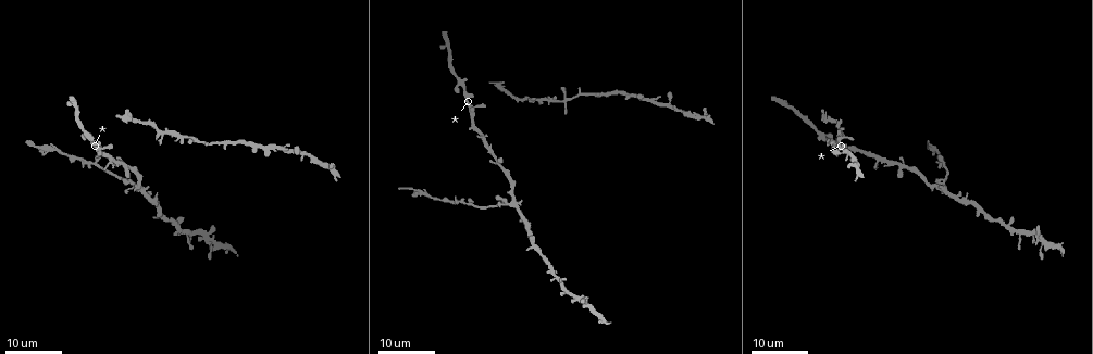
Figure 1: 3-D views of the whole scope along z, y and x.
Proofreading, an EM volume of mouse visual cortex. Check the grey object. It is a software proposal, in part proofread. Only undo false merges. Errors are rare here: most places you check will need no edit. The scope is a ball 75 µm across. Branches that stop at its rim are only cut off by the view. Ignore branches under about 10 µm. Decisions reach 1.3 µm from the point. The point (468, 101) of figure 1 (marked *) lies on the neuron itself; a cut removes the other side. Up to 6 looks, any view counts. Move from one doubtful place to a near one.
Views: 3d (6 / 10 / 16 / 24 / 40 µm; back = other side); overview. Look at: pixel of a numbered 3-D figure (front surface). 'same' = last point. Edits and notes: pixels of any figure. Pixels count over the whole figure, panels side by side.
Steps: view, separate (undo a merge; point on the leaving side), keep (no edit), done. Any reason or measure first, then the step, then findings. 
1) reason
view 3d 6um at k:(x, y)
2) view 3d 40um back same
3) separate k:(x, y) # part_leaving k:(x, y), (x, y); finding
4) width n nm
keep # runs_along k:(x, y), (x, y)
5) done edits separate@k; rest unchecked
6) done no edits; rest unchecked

looks like a crossing
view 3d 16um at 1:(88, 134)

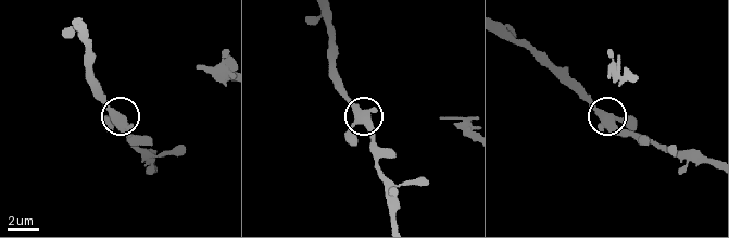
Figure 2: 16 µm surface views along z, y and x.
view 3d 6um at 2:(608, 120)

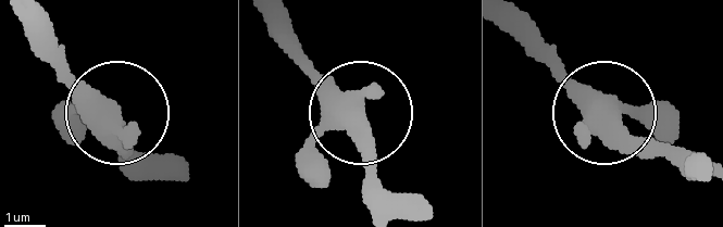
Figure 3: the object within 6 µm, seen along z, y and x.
view 3d 6um back at 3:(601, 112)

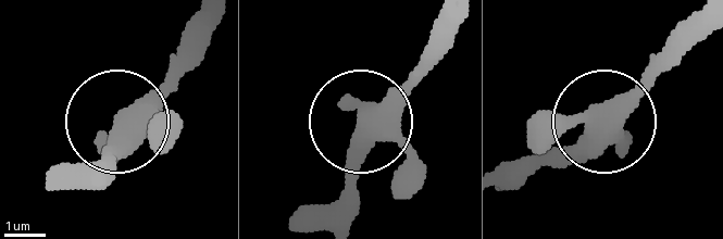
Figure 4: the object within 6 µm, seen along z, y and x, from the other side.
arms 4
keep # all the same neuron

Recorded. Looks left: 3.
small branch off a trunk
view 3d 16um at 1:(508, 206)

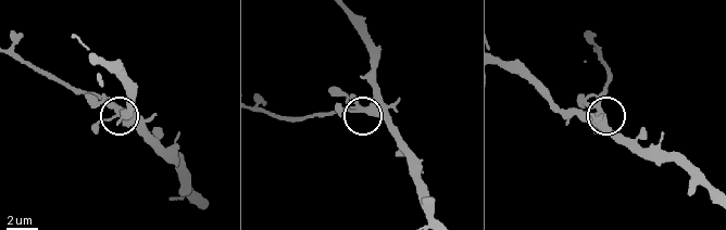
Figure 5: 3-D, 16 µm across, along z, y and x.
view 3d 10um at 5:(363, 112)

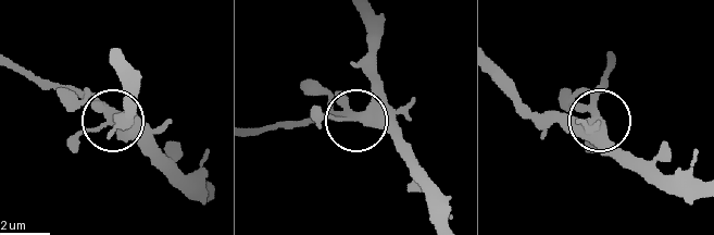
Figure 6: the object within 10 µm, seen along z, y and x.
view 3d 10um back at 6:(362, 116)

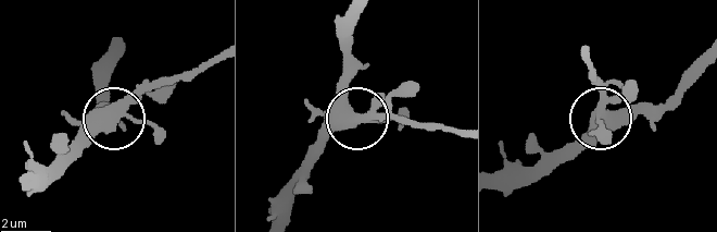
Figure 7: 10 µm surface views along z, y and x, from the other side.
width 390 nm
keep # one neuron here

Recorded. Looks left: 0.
done no edits; rest unchecked

